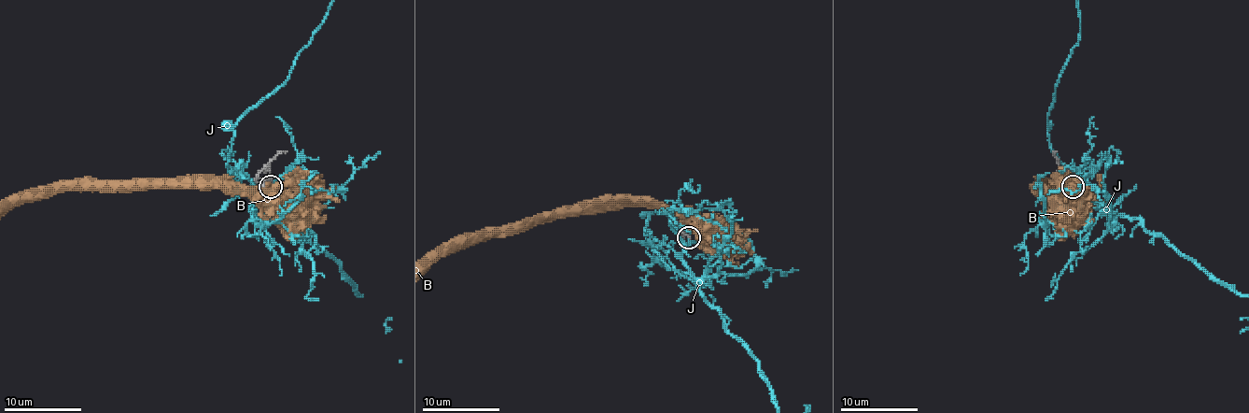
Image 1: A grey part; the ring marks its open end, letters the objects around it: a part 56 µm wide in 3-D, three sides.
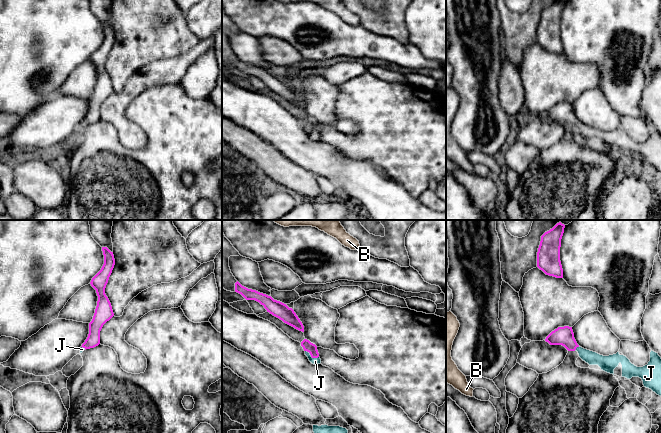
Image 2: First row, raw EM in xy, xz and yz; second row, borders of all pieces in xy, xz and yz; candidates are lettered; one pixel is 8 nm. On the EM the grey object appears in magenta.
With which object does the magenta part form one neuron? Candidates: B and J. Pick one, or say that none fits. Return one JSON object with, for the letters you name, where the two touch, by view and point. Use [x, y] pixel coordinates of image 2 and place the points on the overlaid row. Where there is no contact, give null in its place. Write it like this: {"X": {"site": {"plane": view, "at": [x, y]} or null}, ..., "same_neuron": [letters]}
{"J": {"site": {"plane": "xz", "at": [311, 356]}}, "same_neuron": ["J"]}

